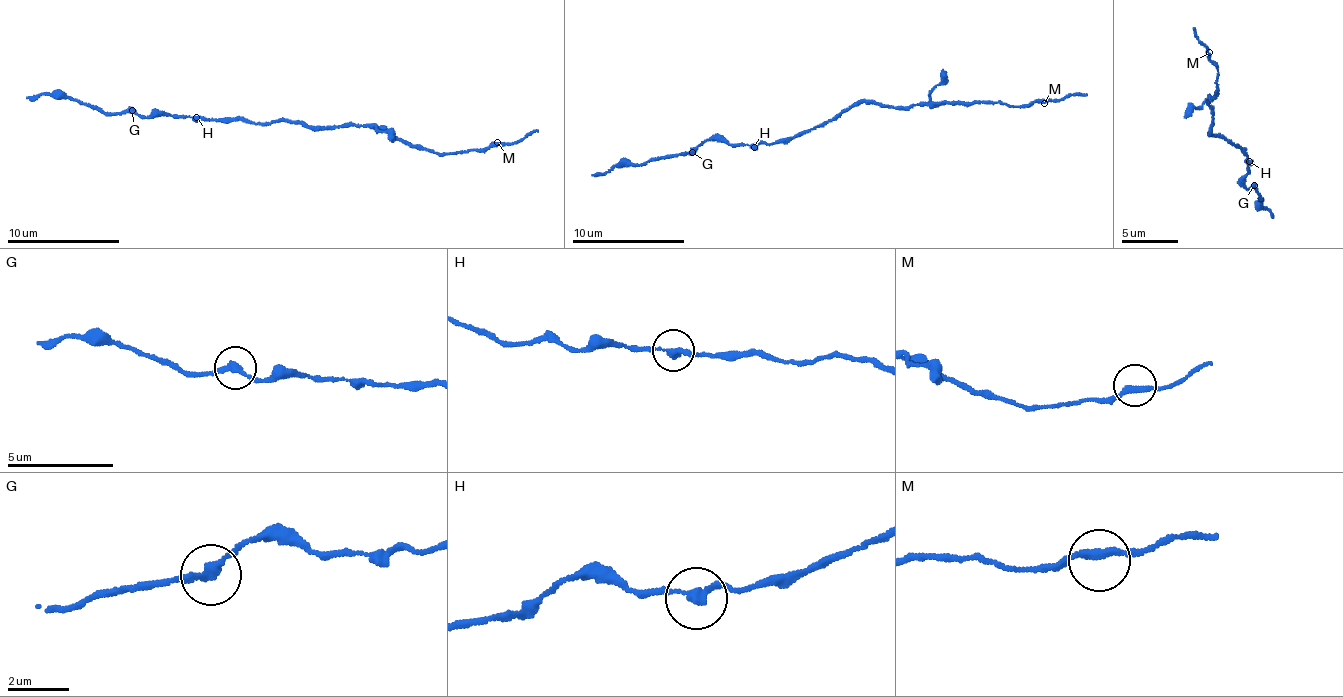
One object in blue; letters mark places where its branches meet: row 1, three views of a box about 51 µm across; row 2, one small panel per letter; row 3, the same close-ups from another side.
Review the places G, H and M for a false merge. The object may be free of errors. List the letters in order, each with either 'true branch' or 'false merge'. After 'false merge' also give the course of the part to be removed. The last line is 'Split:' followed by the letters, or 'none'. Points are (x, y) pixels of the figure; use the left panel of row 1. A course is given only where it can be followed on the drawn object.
G: true branch
H: true branch
M: true branch
Split: none

